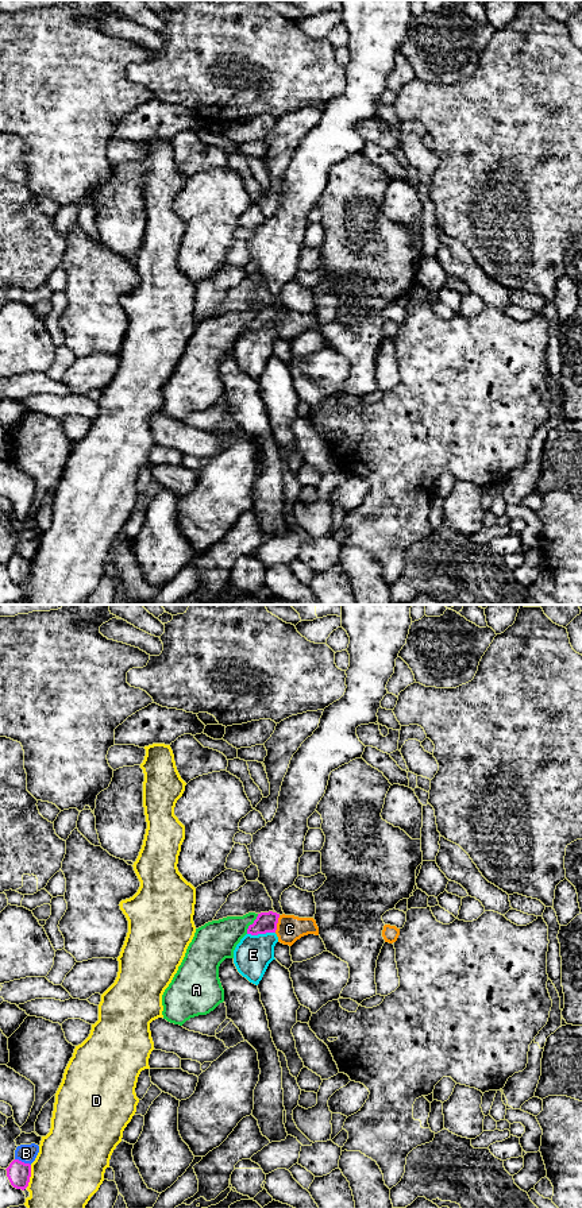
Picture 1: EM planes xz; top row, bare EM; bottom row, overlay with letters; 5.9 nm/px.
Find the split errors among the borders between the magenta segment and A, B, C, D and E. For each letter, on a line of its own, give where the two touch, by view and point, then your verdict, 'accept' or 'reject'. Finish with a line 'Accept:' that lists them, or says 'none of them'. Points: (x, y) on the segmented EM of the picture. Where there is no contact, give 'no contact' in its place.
A: xz (253, 923) | reject
B: xz (23, 1162) | reject
C: xz (276, 923) | accept
D: xz (30, 1176) | reject
E: xz (261, 933) | reject
Accept: C

